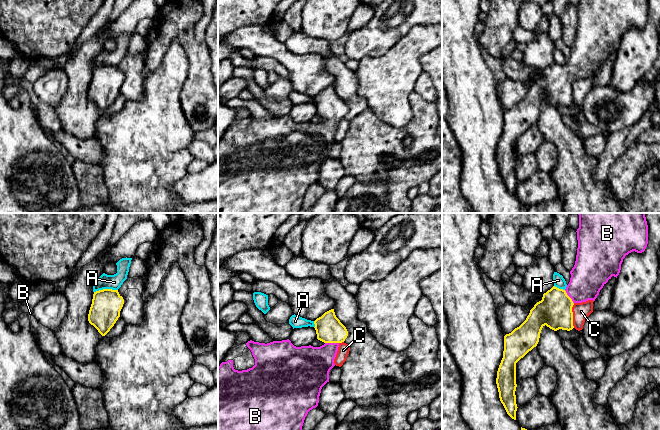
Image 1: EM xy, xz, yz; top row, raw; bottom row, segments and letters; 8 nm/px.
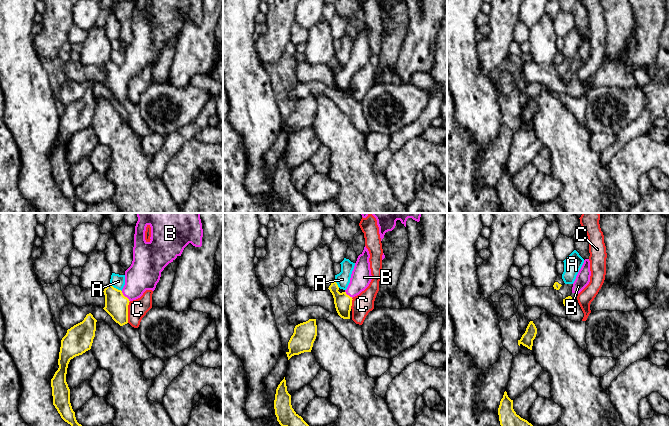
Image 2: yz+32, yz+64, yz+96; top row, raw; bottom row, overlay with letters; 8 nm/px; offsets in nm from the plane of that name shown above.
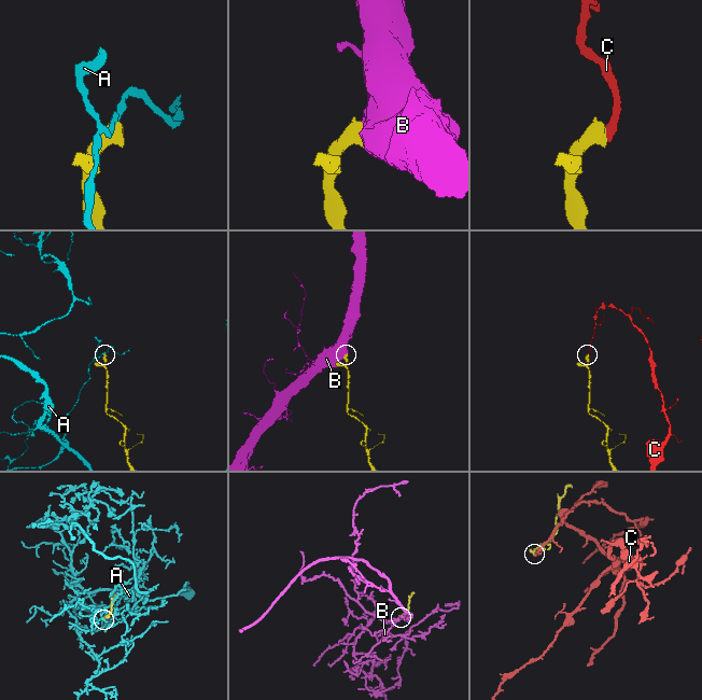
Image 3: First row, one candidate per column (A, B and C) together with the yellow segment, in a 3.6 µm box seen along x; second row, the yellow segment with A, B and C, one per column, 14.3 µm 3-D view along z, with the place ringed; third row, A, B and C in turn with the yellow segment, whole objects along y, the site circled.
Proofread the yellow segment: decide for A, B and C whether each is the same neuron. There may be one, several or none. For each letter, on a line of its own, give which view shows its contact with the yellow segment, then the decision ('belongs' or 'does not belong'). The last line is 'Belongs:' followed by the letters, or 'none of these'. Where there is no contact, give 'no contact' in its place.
A: contact in xy; does not belong
B: contact in xz; belongs
C: contact in yz; does not belong
Belongs: B

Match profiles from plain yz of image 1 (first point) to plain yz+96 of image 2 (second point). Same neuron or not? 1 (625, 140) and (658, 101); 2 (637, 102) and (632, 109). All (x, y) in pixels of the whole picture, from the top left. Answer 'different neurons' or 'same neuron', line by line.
1: same neuron
2: same neuron

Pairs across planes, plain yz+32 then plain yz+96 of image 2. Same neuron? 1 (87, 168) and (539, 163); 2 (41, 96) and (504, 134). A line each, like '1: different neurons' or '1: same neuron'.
1: different neurons
2: different neurons

